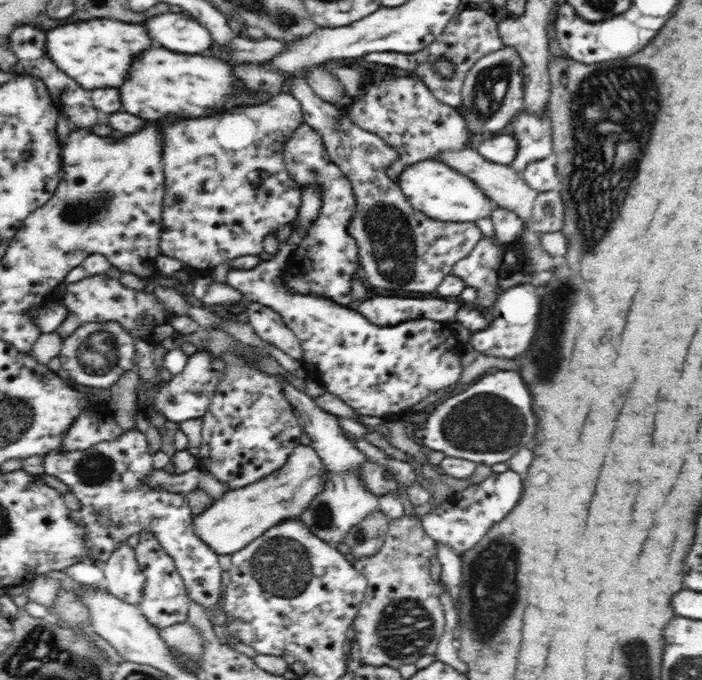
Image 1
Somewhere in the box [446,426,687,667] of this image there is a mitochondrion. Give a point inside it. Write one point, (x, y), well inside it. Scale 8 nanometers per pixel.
(493, 574)

